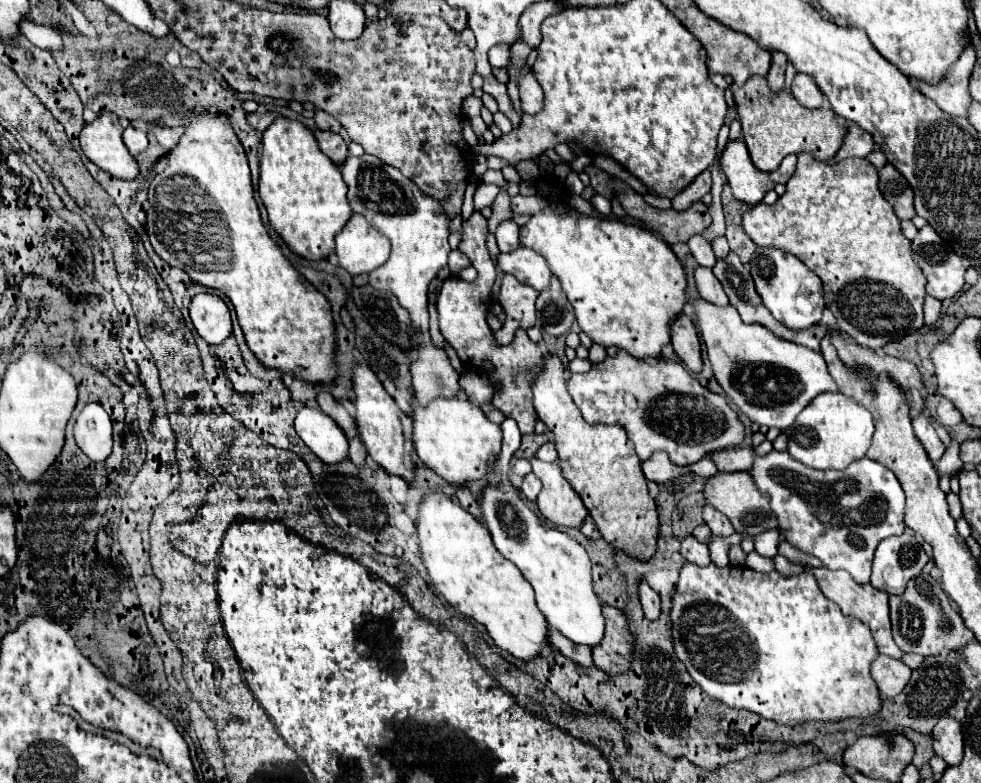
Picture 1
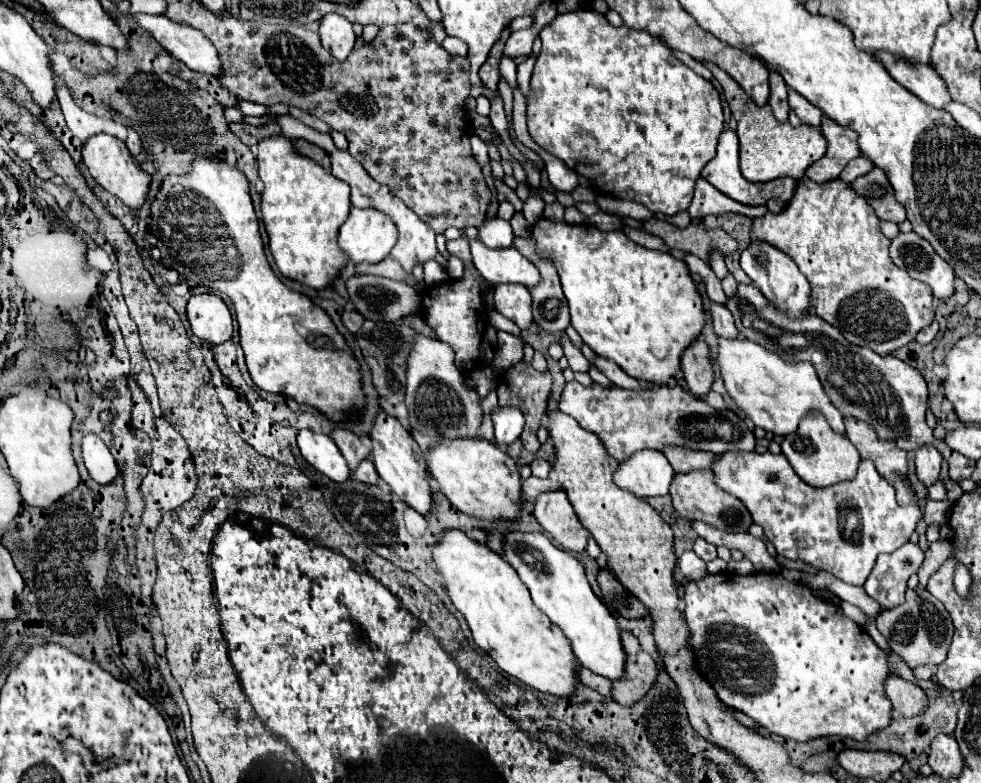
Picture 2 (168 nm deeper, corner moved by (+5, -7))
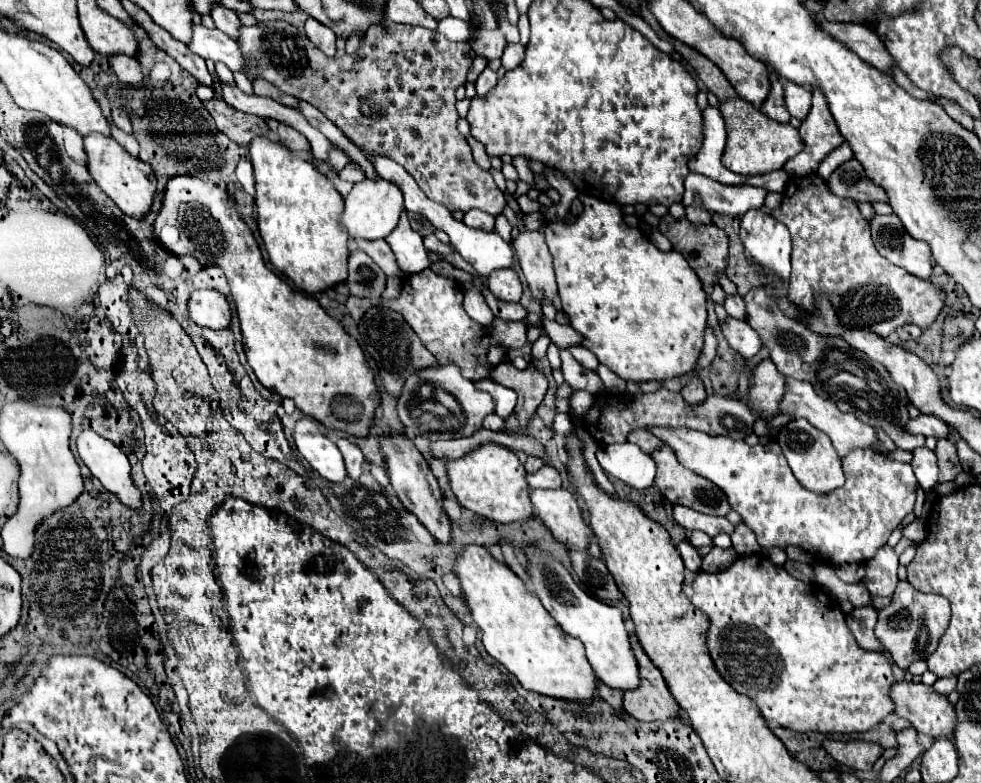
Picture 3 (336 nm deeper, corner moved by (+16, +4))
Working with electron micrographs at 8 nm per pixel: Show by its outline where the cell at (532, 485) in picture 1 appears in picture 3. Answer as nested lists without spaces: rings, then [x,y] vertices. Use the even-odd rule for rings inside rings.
[[[544,465],[538,473],[530,473],[526,479],[528,479],[528,485],[532,489],[536,489],[536,487],[540,487],[540,489],[560,489],[562,487],[560,473],[550,465]]]

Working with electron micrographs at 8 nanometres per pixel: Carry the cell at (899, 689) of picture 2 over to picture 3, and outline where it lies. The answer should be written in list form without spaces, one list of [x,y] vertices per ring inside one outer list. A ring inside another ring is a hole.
[[[902,681],[902,683],[894,683],[892,693],[890,693],[892,701],[896,703],[896,713],[904,719],[910,721],[910,725],[918,731],[918,733],[926,733],[932,739],[954,739],[954,729],[956,729],[956,711],[954,705],[948,701],[946,695],[936,693],[932,687],[924,685],[924,683],[916,683],[916,681]]]

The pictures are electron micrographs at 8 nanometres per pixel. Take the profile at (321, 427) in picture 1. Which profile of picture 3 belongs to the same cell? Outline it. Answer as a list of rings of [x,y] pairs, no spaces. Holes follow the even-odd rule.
[[[294,435],[296,447],[302,457],[330,483],[346,479],[346,465],[336,443],[324,435]]]

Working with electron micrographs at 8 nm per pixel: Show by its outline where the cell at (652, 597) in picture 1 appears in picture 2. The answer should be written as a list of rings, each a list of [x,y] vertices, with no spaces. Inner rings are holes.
[[[601,570],[597,574],[597,582],[601,586],[605,602],[609,602],[611,608],[615,612],[619,612],[623,618],[645,618],[645,616],[649,616],[643,602],[637,596],[631,596],[631,592],[627,592],[623,588],[623,584],[619,584],[619,580],[609,570]]]

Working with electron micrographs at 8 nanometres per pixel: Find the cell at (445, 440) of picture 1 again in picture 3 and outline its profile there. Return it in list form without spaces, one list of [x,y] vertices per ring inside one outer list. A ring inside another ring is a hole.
[[[482,445],[476,451],[464,455],[458,461],[448,461],[448,477],[450,487],[468,511],[482,515],[496,523],[512,523],[512,521],[528,521],[534,517],[534,507],[528,497],[528,483],[524,481],[526,469],[518,461],[516,453],[500,447],[500,445]]]

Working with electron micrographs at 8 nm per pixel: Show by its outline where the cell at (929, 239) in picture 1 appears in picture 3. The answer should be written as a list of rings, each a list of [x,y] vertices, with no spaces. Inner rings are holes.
[[[874,215],[870,221],[872,239],[882,257],[890,263],[906,269],[908,273],[930,279],[932,271],[932,255],[930,247],[924,241],[916,241],[908,235],[900,219],[892,215]]]

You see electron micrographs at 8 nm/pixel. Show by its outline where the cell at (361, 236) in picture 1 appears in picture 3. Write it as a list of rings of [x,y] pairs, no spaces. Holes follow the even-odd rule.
[[[364,179],[354,183],[352,191],[346,197],[346,209],[342,213],[342,225],[348,229],[350,237],[364,239],[384,239],[398,225],[398,219],[404,211],[404,197],[396,183],[384,179]]]

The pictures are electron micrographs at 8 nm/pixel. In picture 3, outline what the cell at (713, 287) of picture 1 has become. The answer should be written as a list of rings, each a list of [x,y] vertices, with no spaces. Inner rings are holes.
[[[728,317],[728,321],[722,323],[722,331],[724,331],[730,347],[736,349],[744,359],[752,359],[760,353],[762,341],[760,341],[758,333],[752,331],[746,321],[736,321],[736,319]]]

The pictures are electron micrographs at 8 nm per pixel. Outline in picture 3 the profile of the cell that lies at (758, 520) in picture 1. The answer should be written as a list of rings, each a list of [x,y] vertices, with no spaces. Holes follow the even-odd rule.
[[[666,445],[660,447],[660,449],[654,449],[650,453],[650,457],[654,459],[658,471],[656,471],[656,481],[654,485],[658,487],[658,491],[662,491],[672,503],[682,503],[682,505],[688,505],[690,509],[696,509],[700,513],[708,513],[708,515],[726,515],[730,511],[730,505],[724,497],[724,493],[708,479],[692,473],[690,469],[686,469],[674,455],[672,449],[668,449]]]

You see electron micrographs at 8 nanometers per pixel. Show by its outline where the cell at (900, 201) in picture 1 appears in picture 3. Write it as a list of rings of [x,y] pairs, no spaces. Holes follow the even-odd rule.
[[[850,159],[842,165],[838,165],[832,173],[832,177],[828,179],[828,187],[832,183],[832,193],[836,193],[838,197],[848,197],[854,201],[888,201],[888,197],[884,195],[884,189],[880,189],[878,185],[874,185],[862,165],[856,159]]]

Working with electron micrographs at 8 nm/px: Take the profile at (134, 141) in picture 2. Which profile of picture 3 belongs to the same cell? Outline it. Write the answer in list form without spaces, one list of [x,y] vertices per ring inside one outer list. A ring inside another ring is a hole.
[[[112,109],[112,121],[114,121],[114,125],[116,125],[116,127],[120,127],[122,131],[132,133],[130,117],[128,117],[128,113],[126,113],[126,111],[122,111],[122,109]]]

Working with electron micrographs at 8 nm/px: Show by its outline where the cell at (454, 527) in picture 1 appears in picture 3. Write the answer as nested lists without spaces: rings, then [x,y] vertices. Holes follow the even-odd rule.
[[[468,545],[456,561],[456,575],[462,583],[464,601],[482,629],[482,643],[488,655],[502,663],[526,691],[572,703],[592,703],[598,677],[588,665],[584,645],[560,629],[540,599],[526,589],[510,567],[498,563],[484,547]]]

